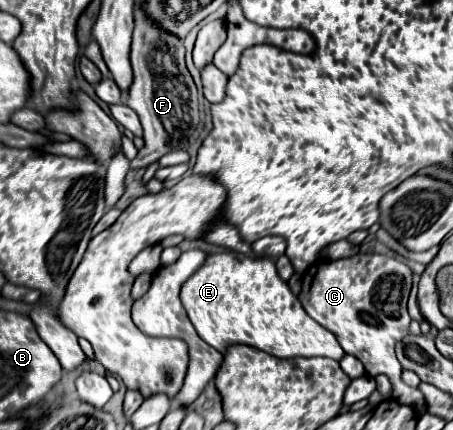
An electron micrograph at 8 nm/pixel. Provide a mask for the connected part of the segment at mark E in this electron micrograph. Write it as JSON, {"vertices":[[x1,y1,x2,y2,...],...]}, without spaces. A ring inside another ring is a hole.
{"vertices":[[234,251,212,253,182,285,180,299,196,333,220,353,228,343,244,343,278,359,330,357,340,361,344,357,336,337,312,321,288,283,280,279,274,259,250,259]]}

